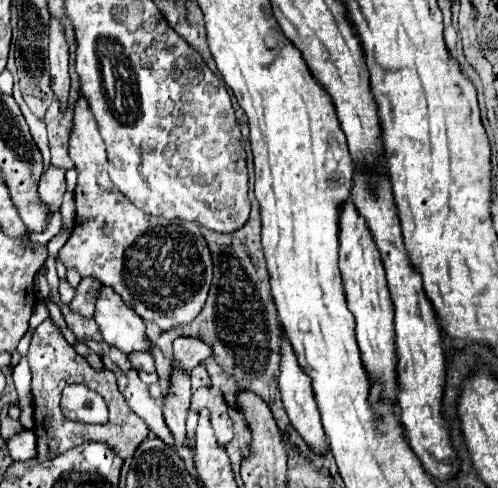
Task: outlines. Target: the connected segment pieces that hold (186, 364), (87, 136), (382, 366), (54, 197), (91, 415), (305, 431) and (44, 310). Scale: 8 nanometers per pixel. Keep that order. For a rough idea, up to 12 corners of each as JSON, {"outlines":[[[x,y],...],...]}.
{"outlines":[[[192,336],[174,340],[174,362],[186,372],[210,354],[204,340]],[[82,96],[64,266],[160,330],[192,322],[212,258],[200,228],[138,210],[108,176]],[[340,206],[340,274],[372,396],[396,400],[394,308],[366,220]],[[50,166],[40,180],[40,198],[50,214],[66,192],[66,170]],[[84,384],[62,392],[67,419],[106,423],[108,408],[98,392]],[[282,336],[280,394],[296,432],[328,450],[310,378]],[[45,302],[37,303],[29,320],[35,329],[48,317]]]}

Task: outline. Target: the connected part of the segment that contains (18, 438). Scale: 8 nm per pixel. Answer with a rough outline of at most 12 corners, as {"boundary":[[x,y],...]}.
{"boundary":[[22,430],[8,440],[10,456],[26,460],[36,456],[36,436]]}

